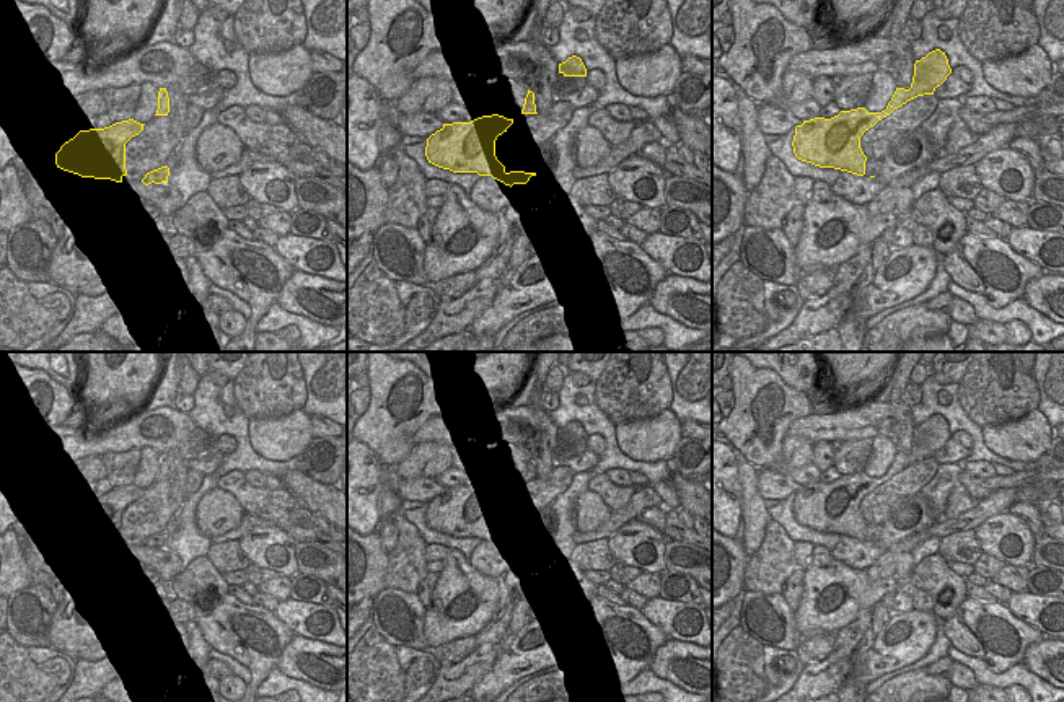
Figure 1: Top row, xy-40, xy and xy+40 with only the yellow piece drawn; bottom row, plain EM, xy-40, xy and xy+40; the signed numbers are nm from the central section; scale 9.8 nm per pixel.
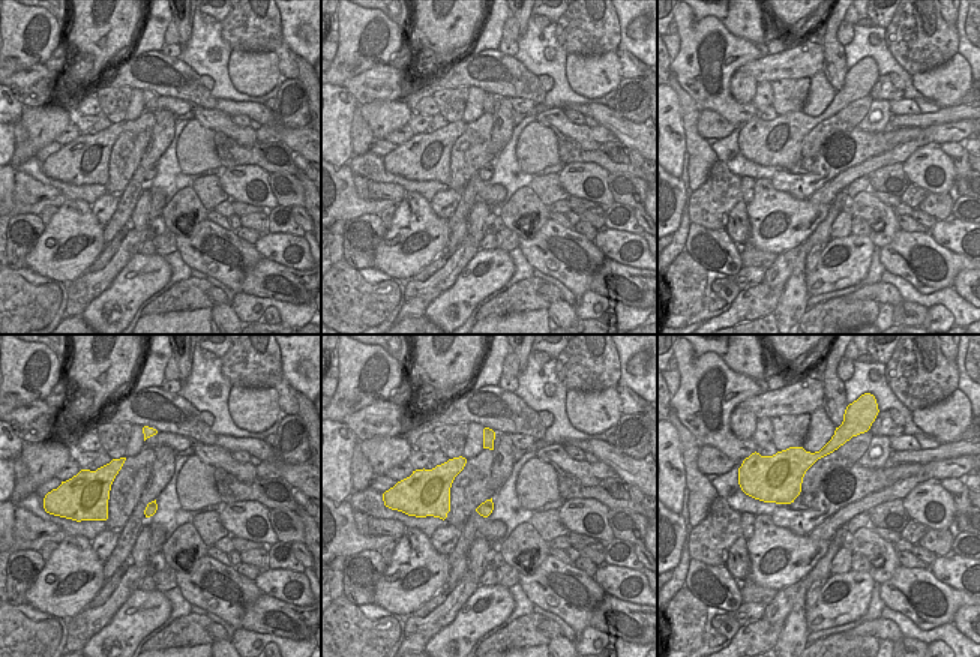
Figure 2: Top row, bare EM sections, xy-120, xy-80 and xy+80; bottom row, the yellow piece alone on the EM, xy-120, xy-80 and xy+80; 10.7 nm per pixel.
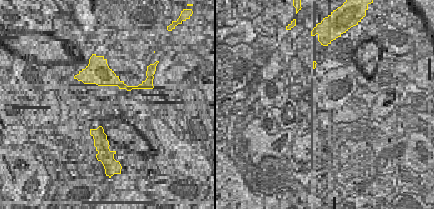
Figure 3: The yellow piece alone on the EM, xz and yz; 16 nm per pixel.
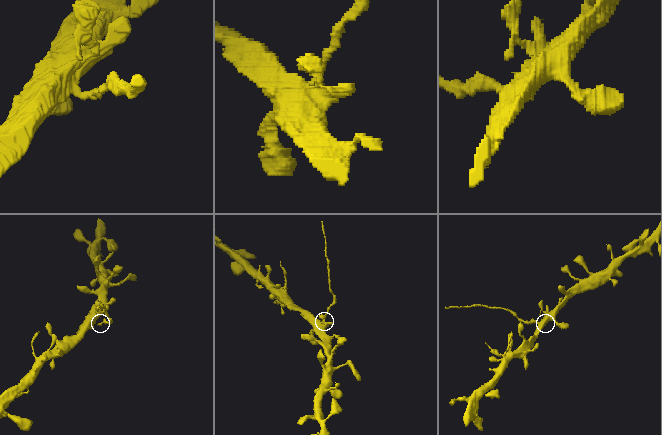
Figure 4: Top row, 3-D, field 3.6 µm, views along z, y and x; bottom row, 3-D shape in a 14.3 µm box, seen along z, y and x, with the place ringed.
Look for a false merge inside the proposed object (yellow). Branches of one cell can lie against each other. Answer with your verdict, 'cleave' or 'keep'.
cleave

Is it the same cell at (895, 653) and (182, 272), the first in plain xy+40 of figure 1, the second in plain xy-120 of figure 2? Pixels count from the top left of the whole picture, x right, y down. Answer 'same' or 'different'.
different

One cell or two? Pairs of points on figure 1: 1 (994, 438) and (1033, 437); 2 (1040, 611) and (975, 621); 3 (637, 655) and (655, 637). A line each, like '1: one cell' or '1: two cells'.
1: one cell
2: two cells
3: one cell

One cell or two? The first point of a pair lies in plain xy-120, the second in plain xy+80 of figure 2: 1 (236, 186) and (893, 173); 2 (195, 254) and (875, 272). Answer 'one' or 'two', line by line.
1: two
2: two

